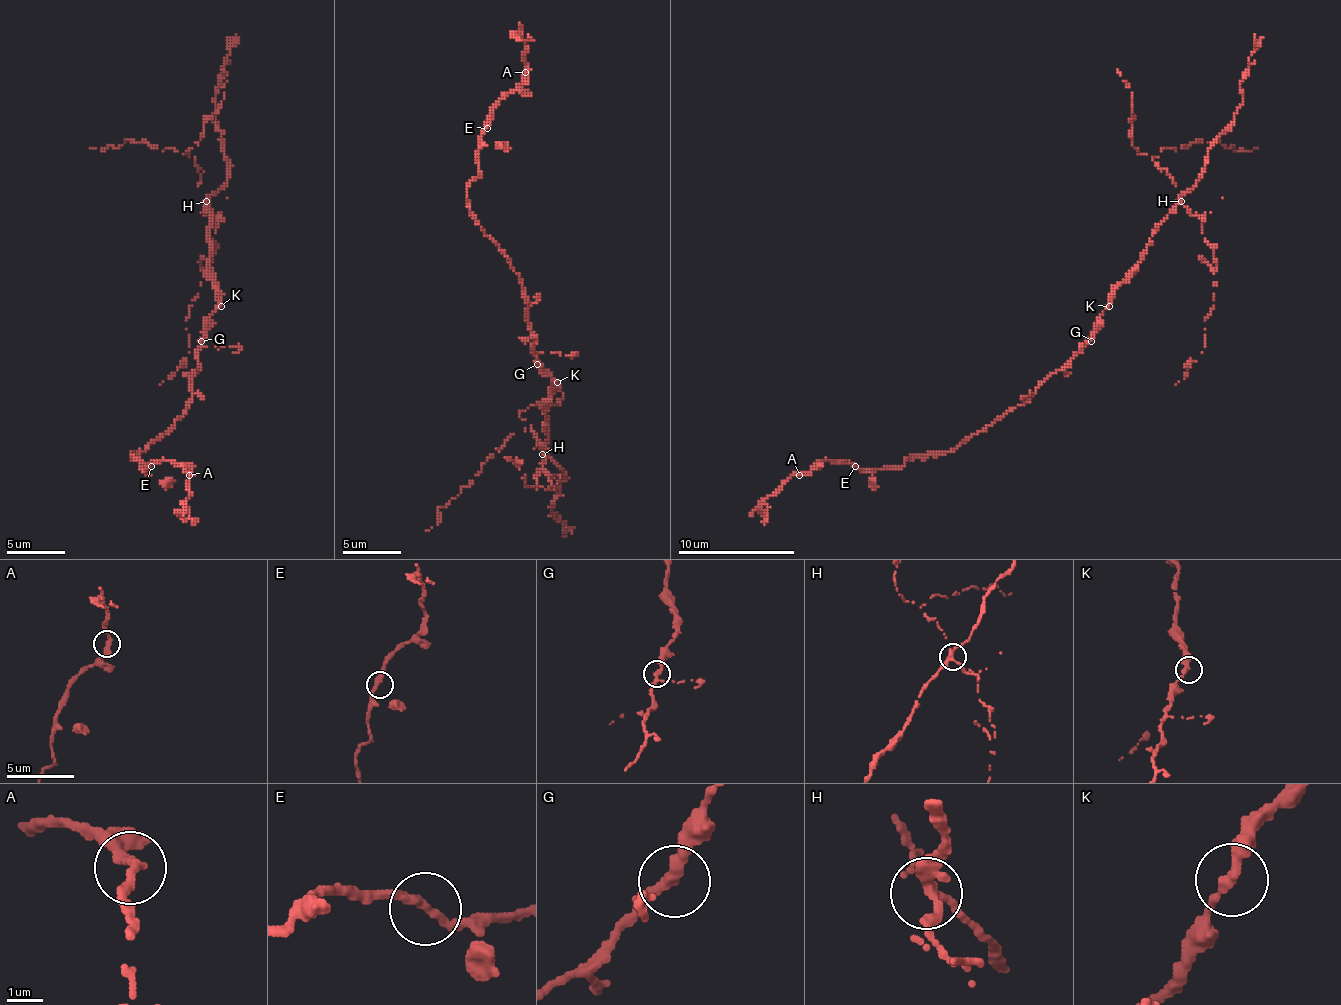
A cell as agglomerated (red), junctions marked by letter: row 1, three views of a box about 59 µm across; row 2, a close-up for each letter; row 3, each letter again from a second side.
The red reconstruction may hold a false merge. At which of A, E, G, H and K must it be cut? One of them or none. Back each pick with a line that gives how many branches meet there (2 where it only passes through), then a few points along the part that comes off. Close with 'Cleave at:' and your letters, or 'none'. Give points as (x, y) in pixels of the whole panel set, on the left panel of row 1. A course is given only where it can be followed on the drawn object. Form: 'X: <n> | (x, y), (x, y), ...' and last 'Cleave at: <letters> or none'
H: 3 | (207, 201), (207, 215), (215, 221), (212, 242), (215, 250), (186, 320), (189, 352), (160, 385)
Cleave at: H

